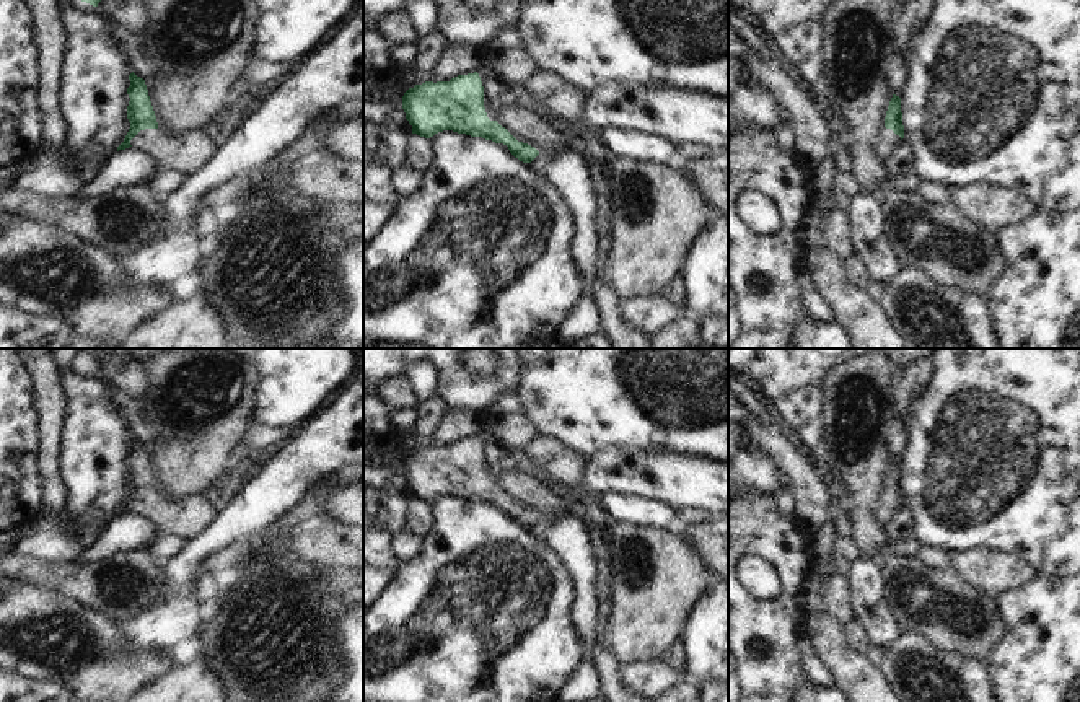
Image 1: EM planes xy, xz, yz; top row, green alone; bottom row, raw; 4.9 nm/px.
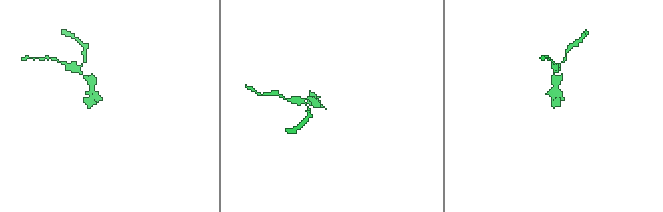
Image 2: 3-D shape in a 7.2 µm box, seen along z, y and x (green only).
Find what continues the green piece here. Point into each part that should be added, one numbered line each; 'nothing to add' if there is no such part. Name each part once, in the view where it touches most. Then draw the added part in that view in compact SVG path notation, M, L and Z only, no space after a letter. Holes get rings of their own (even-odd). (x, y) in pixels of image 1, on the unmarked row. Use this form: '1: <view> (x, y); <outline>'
1: xy (183, 518); M145 494L130 510L148 518L161 536L171 534L181 542L195 536L217 515L217 508L205 495L168 500L160 494Z

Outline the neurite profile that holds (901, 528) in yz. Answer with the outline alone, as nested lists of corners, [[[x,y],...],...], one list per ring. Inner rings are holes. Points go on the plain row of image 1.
[[[901,505],[893,520],[885,528],[888,533],[888,541],[893,542],[907,542],[915,537],[914,516],[904,505]]]

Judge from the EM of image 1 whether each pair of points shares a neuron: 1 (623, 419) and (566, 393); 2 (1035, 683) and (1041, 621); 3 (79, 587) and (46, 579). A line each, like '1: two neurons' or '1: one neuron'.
1: one neuron
2: one neuron
3: one neuron

